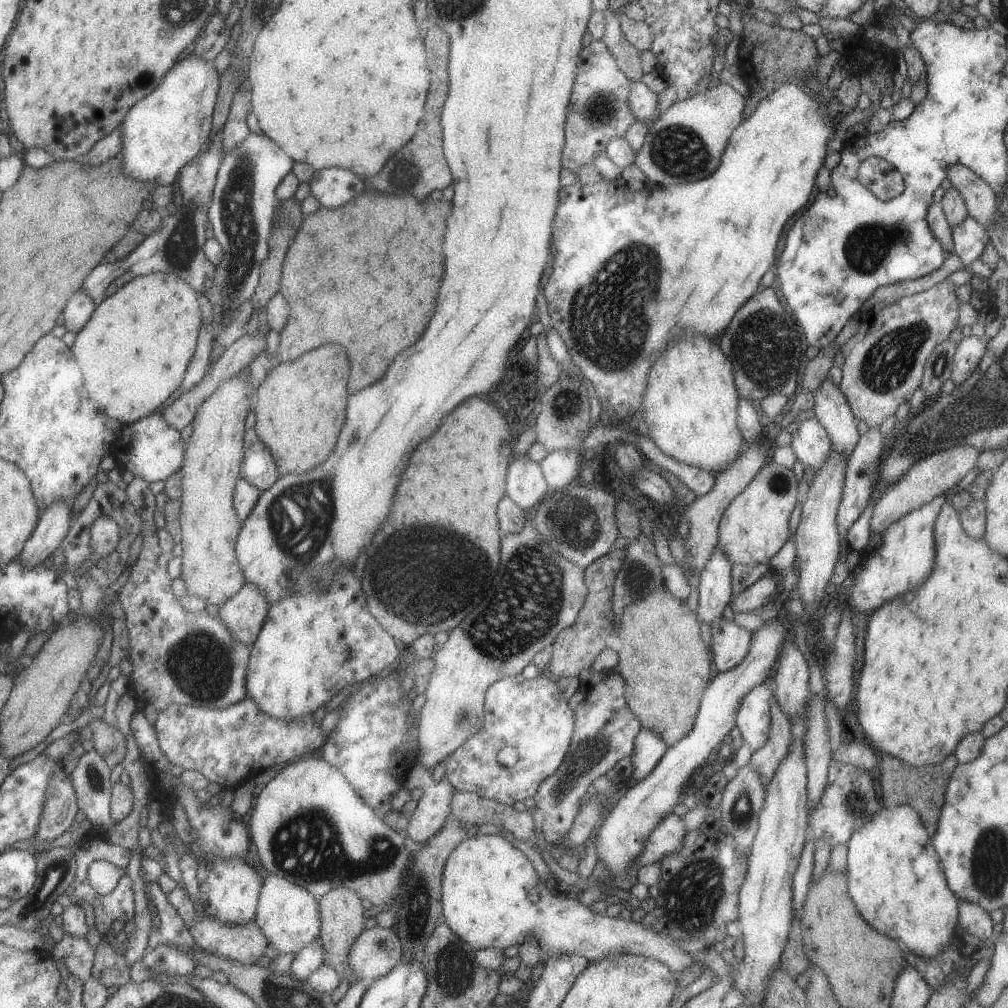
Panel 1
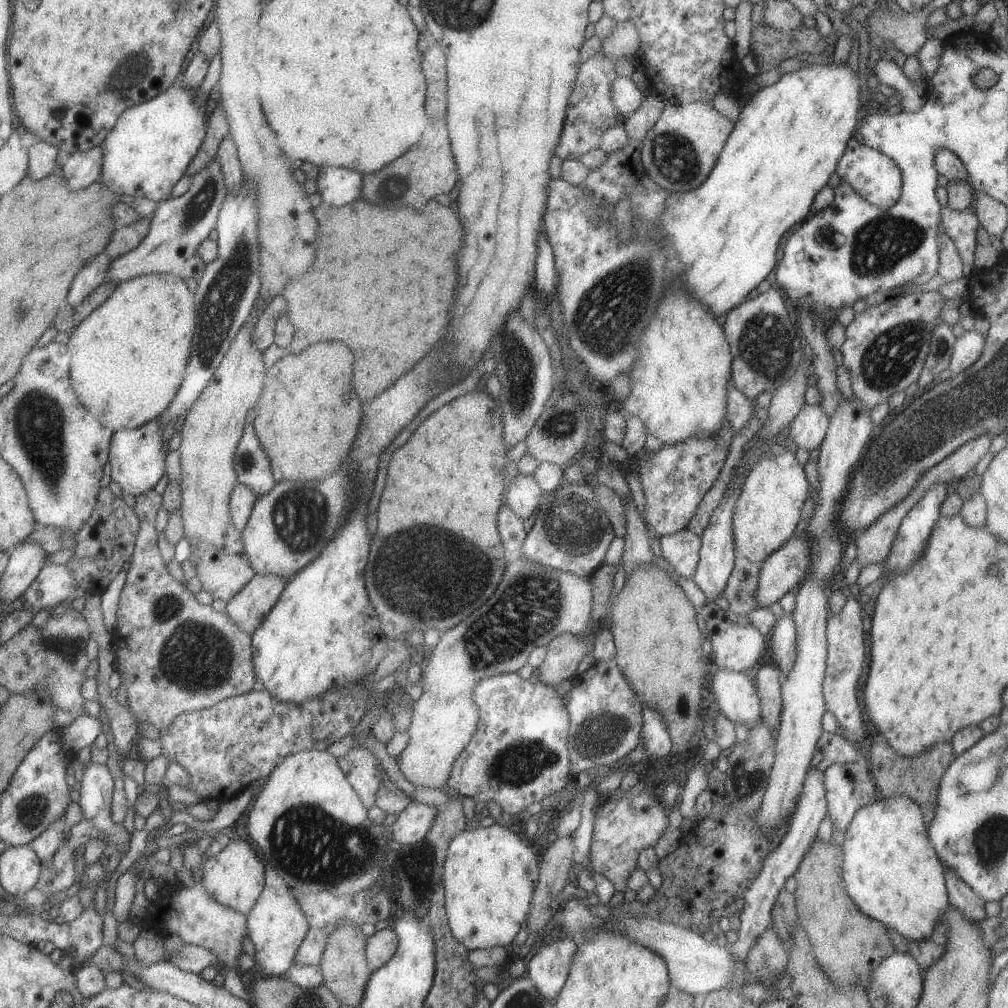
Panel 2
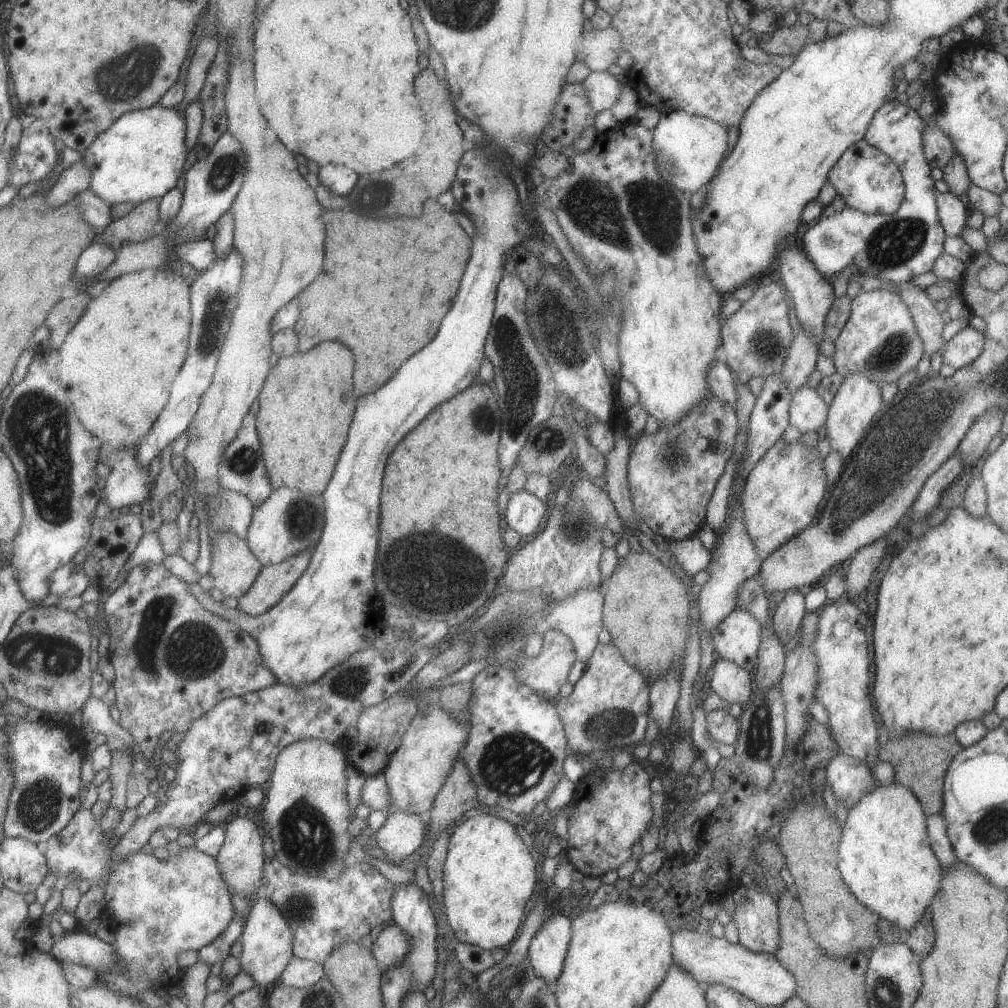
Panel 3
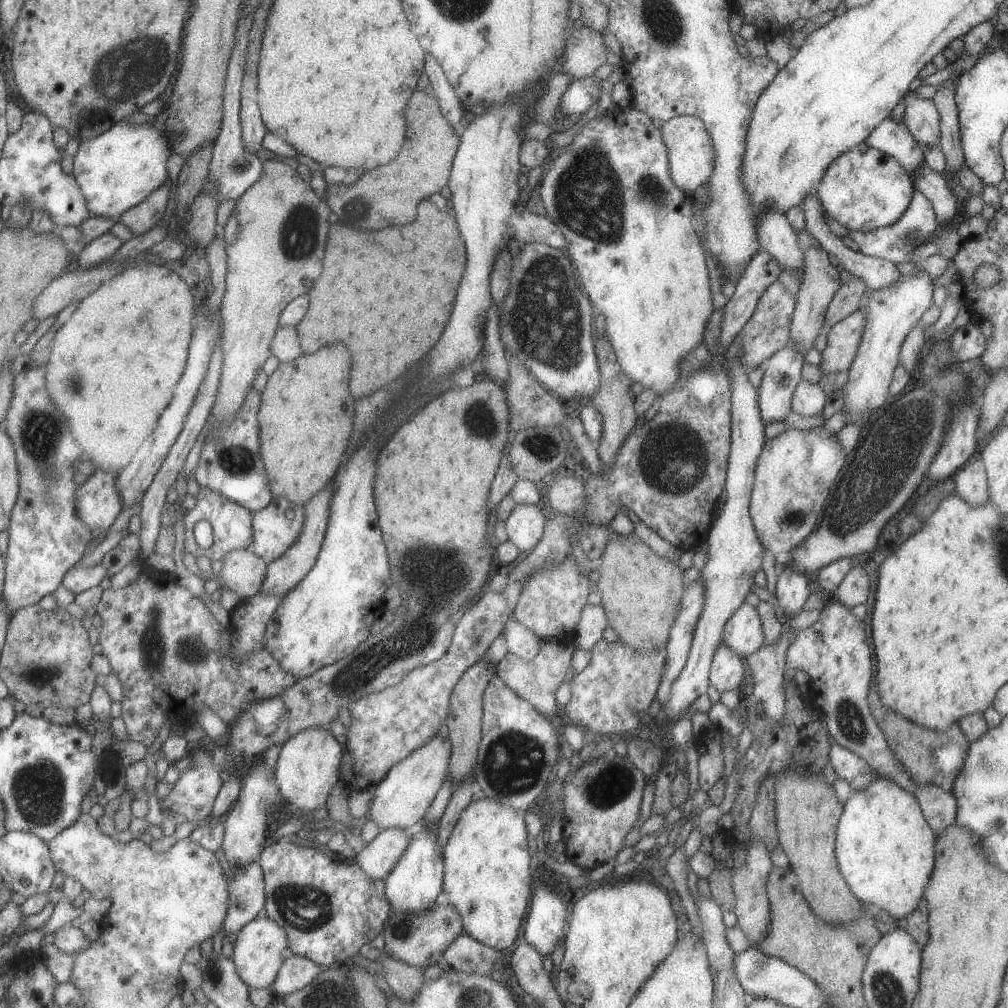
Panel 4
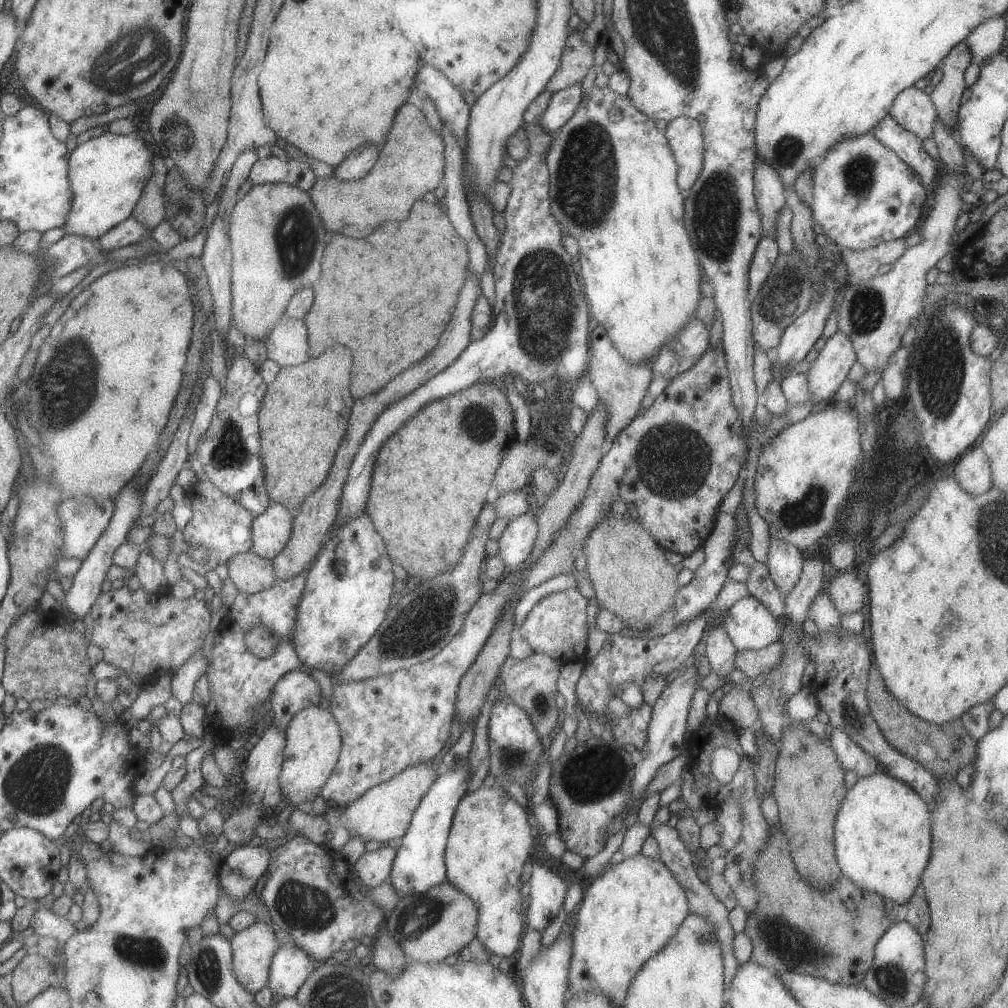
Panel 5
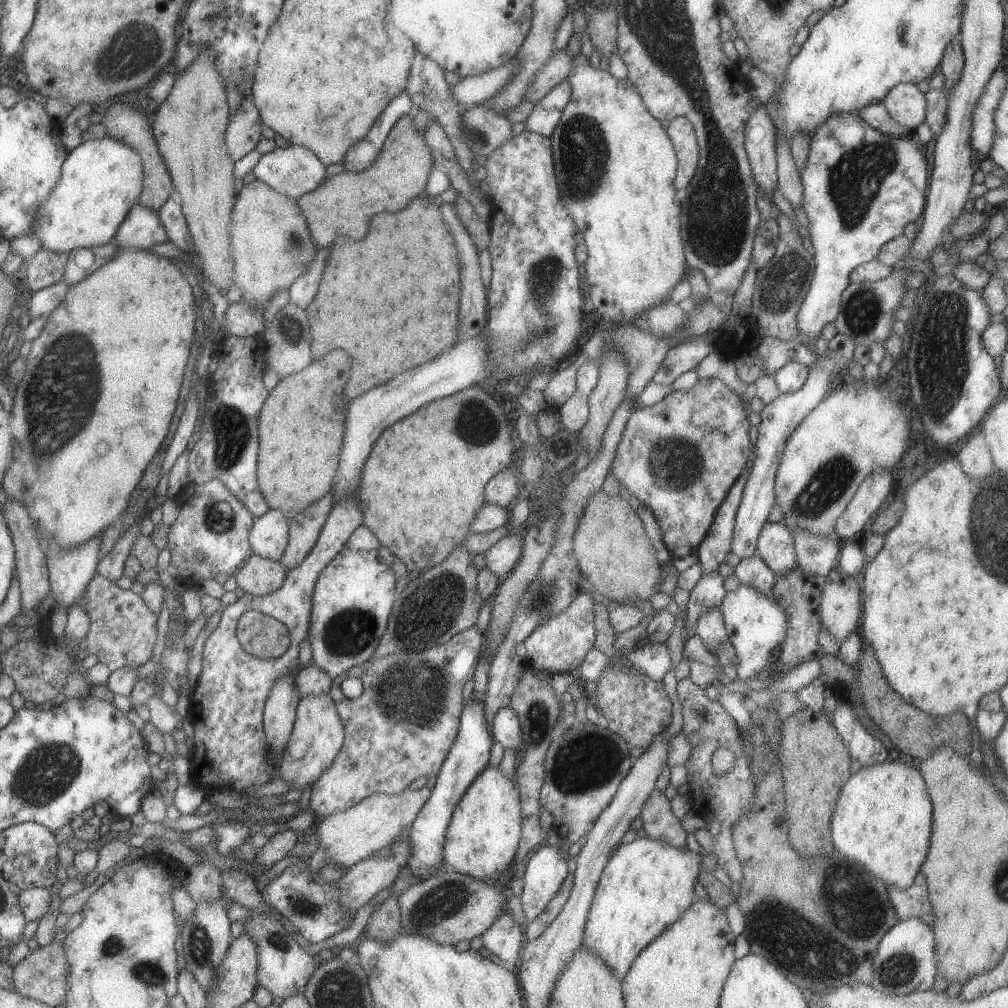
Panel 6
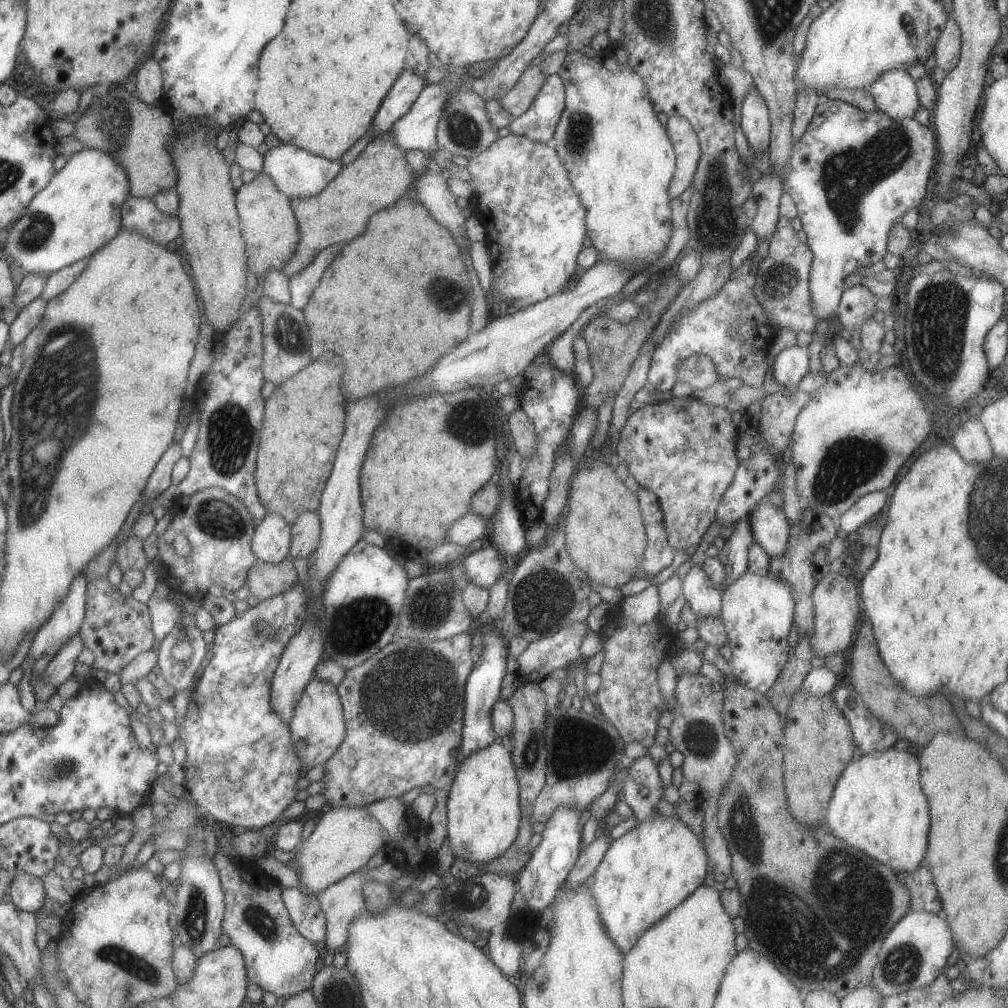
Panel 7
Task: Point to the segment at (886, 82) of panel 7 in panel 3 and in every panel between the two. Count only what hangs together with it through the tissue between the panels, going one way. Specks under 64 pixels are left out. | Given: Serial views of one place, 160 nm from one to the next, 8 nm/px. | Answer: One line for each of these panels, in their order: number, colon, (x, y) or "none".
3: (937, 148)
4: (921, 118)
5: (912, 109)
6: (905, 104)

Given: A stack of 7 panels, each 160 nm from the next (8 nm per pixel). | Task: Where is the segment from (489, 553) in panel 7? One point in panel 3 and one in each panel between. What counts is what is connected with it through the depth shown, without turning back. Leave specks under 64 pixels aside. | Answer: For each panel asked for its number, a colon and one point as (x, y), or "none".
3: (524, 511)
4: (524, 525)
5: (516, 541)
6: (501, 557)

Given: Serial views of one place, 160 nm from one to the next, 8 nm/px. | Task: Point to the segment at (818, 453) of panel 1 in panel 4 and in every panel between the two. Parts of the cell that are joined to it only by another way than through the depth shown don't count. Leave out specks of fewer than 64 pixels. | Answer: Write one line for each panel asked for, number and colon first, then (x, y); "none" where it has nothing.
2: (807, 429)
3: (807, 411)
4: (807, 401)

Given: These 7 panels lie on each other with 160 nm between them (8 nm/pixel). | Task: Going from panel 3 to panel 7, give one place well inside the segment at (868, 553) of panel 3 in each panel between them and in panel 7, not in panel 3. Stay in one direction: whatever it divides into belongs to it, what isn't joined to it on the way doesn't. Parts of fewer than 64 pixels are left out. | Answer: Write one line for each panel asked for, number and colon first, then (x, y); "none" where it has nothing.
4: (852, 590)
5: (846, 591)
6: (839, 609)
7: (836, 607)

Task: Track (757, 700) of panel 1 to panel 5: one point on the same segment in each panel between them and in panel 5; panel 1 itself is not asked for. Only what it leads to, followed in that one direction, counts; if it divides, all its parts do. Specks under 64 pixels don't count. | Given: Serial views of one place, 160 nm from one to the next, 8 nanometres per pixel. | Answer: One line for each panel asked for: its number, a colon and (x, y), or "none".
2: (736, 697)
3: (735, 685)
4: (726, 673)
5: (719, 649)

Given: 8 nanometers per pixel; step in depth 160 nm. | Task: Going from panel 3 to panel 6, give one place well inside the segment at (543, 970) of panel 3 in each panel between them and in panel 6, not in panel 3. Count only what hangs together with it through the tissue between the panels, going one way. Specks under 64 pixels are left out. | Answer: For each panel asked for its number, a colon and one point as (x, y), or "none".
4: (545, 926)
5: (546, 893)
6: (545, 870)

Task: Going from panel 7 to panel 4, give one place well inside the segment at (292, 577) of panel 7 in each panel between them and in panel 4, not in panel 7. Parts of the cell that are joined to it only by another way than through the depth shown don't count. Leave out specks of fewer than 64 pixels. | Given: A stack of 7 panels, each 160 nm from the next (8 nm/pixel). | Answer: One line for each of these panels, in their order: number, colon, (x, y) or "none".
4: (242, 571)
5: (250, 573)
6: (258, 576)

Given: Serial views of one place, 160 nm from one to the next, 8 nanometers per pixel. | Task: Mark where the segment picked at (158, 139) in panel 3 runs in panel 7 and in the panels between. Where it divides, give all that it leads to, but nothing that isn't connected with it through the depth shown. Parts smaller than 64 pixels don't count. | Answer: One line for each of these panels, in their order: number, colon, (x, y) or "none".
4: (117, 169)
5: (107, 174)
6: (100, 180)
7: (78, 212)

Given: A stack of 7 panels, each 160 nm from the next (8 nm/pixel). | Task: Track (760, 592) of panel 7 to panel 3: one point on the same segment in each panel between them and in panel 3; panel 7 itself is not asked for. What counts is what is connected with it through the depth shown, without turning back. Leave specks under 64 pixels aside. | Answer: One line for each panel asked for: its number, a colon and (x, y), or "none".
3: (737, 637)
4: (741, 633)
5: (747, 622)
6: (756, 625)

